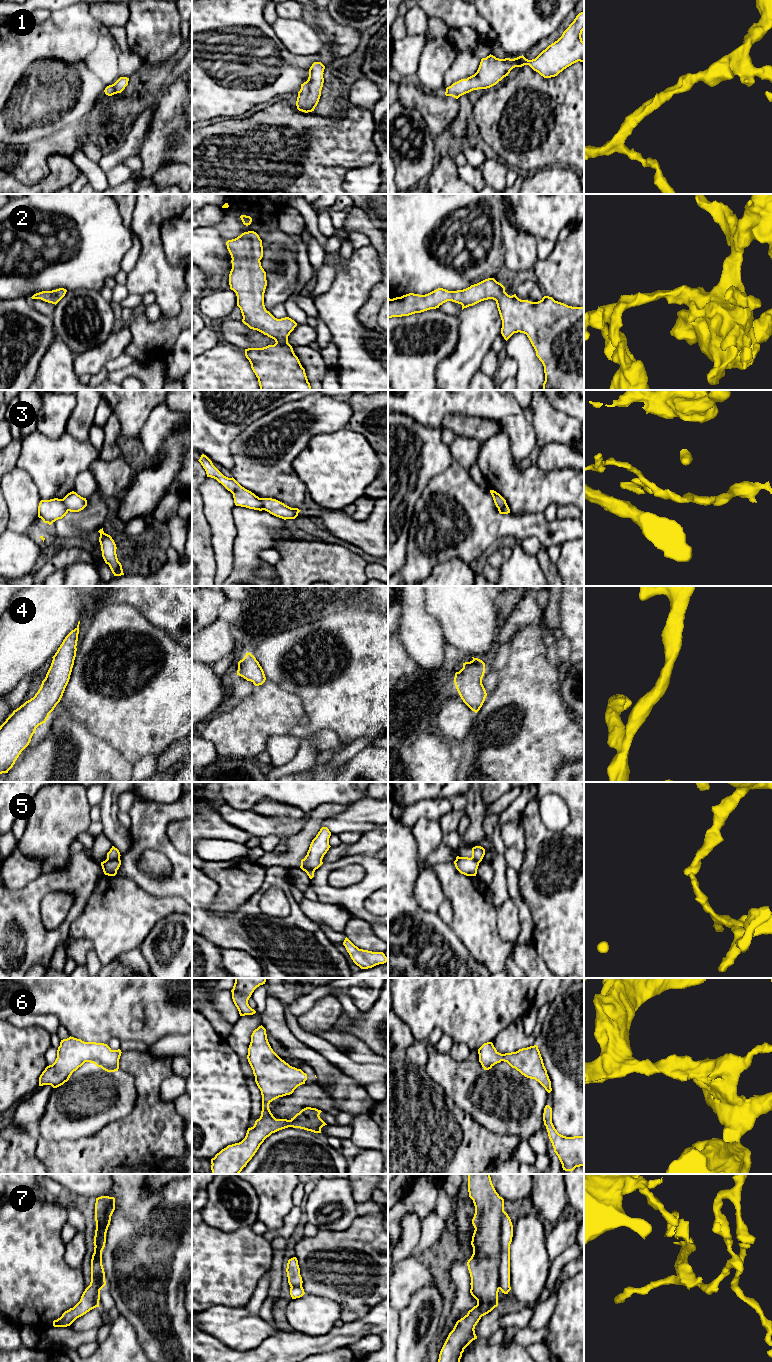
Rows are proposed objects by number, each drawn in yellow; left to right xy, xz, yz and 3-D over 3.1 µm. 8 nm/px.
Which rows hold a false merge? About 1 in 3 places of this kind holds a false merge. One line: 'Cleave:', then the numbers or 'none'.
Cleave: 3, 5, 7

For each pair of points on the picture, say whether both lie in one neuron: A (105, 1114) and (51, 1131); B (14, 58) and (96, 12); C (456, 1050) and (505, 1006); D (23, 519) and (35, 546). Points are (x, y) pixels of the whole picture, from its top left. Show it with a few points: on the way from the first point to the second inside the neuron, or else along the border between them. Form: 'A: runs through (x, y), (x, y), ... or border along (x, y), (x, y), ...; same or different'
A: runs through (92, 1116), (80, 1122), (64, 1123); same
B: border along (88, 10), (107, 28); different
C: border along (454, 1042), (466, 1044), (471, 1049); different
D: border along (10, 529), (18, 533), (27, 533); different

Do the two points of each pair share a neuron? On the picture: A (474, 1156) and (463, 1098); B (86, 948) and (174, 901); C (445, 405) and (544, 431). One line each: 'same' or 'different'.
A: different
B: different
C: different

